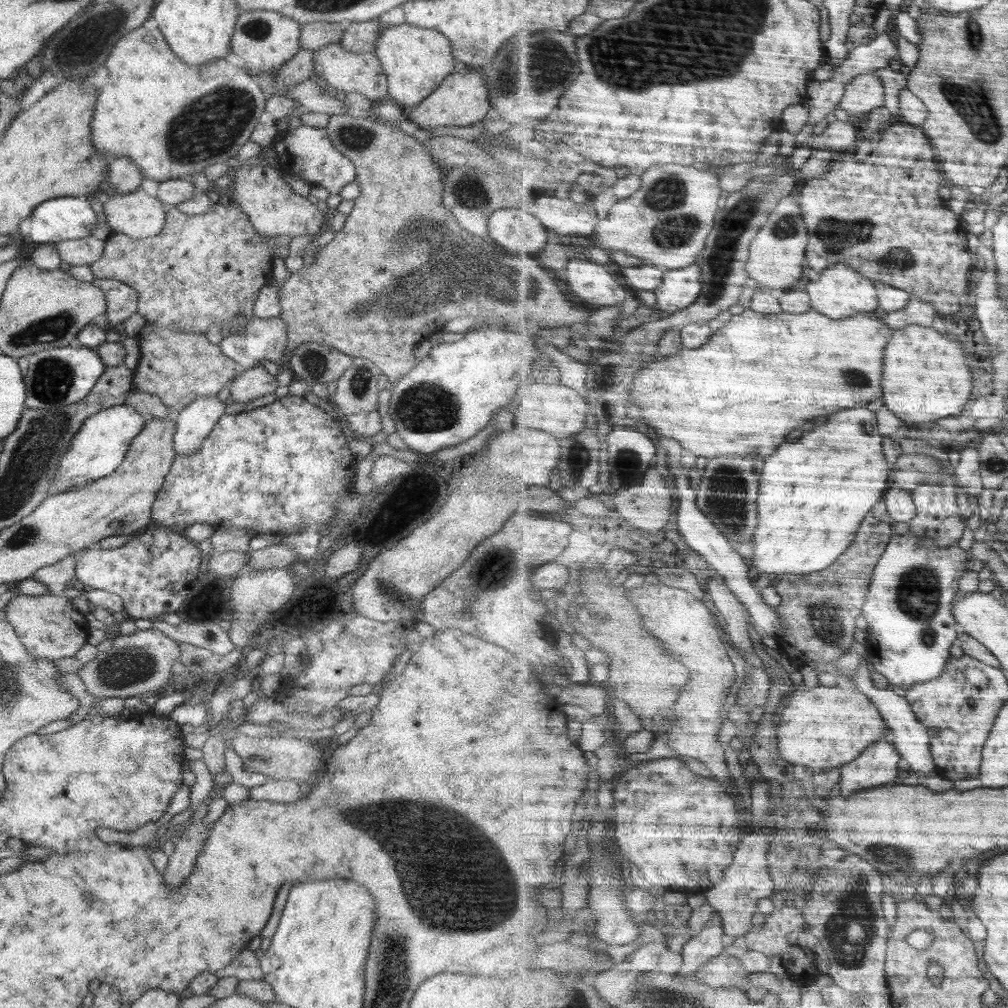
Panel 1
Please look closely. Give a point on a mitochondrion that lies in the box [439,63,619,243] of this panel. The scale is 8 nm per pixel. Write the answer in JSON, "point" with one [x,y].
{"point":[469,191]}

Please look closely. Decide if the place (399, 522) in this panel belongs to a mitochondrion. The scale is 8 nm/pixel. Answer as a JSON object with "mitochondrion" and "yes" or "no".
{"mitochondrion":"no"}

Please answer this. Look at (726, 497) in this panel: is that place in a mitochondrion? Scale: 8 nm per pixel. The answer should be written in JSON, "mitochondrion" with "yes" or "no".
{"mitochondrion":"yes"}

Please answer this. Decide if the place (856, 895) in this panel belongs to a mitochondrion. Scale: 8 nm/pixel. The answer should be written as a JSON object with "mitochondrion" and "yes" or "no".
{"mitochondrion":"yes"}

